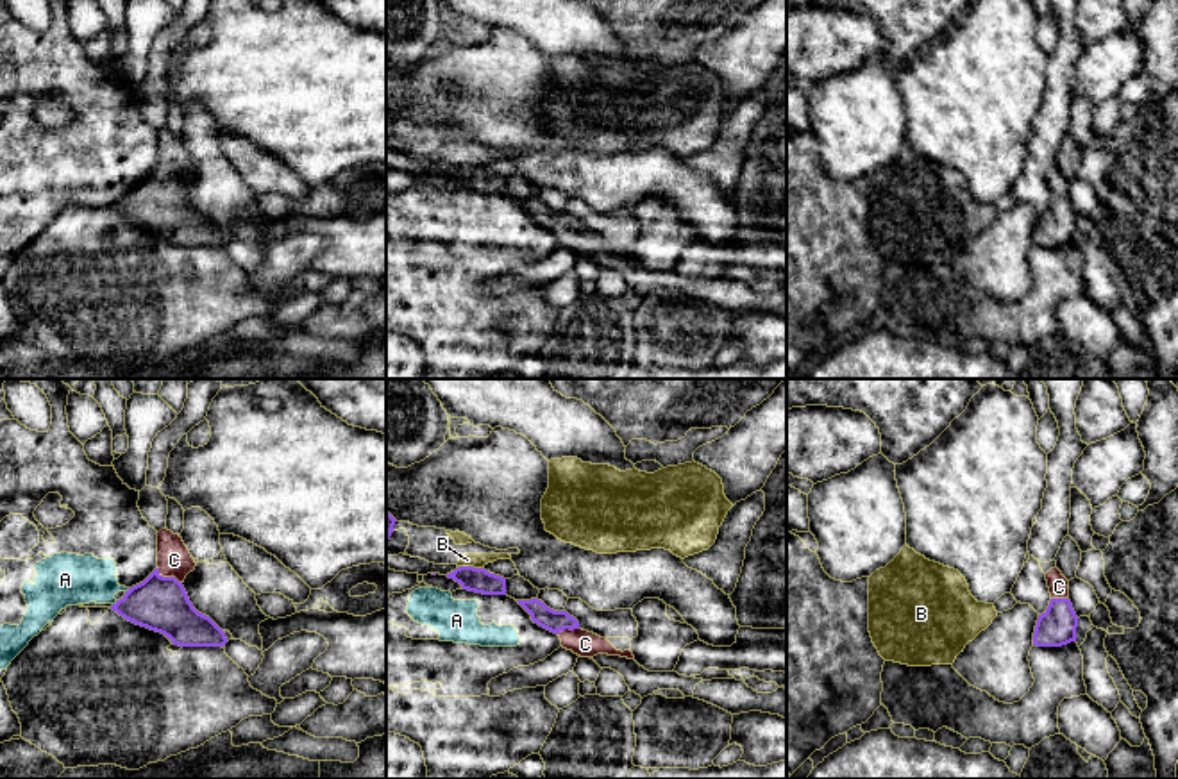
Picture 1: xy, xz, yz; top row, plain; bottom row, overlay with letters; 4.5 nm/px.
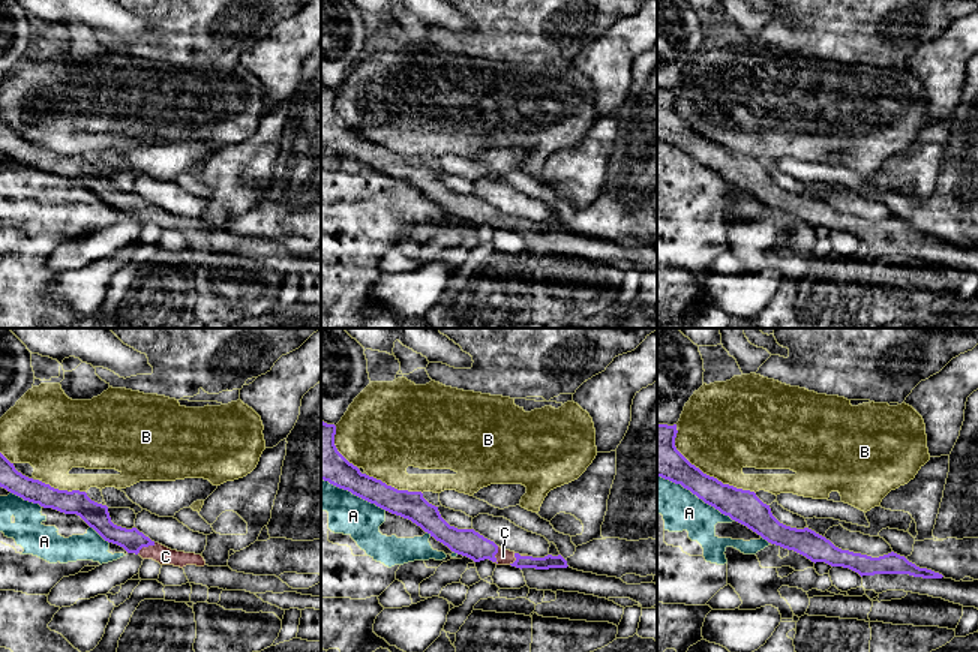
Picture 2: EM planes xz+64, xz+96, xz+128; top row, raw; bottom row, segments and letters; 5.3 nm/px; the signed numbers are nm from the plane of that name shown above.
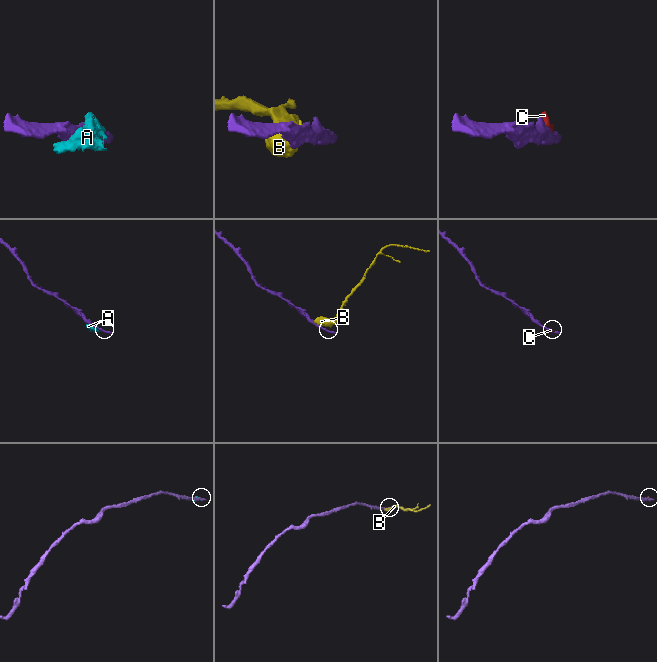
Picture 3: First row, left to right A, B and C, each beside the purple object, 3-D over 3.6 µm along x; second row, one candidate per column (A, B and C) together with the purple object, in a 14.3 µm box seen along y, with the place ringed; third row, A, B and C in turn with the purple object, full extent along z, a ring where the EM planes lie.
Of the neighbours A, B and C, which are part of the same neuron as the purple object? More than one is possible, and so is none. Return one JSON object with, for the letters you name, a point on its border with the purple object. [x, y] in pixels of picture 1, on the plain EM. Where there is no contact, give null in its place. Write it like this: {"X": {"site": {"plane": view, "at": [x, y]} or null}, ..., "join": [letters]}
{"C": {"site": {"plane": "xy", "at": [168, 177]}}, "join": ["C"]}

